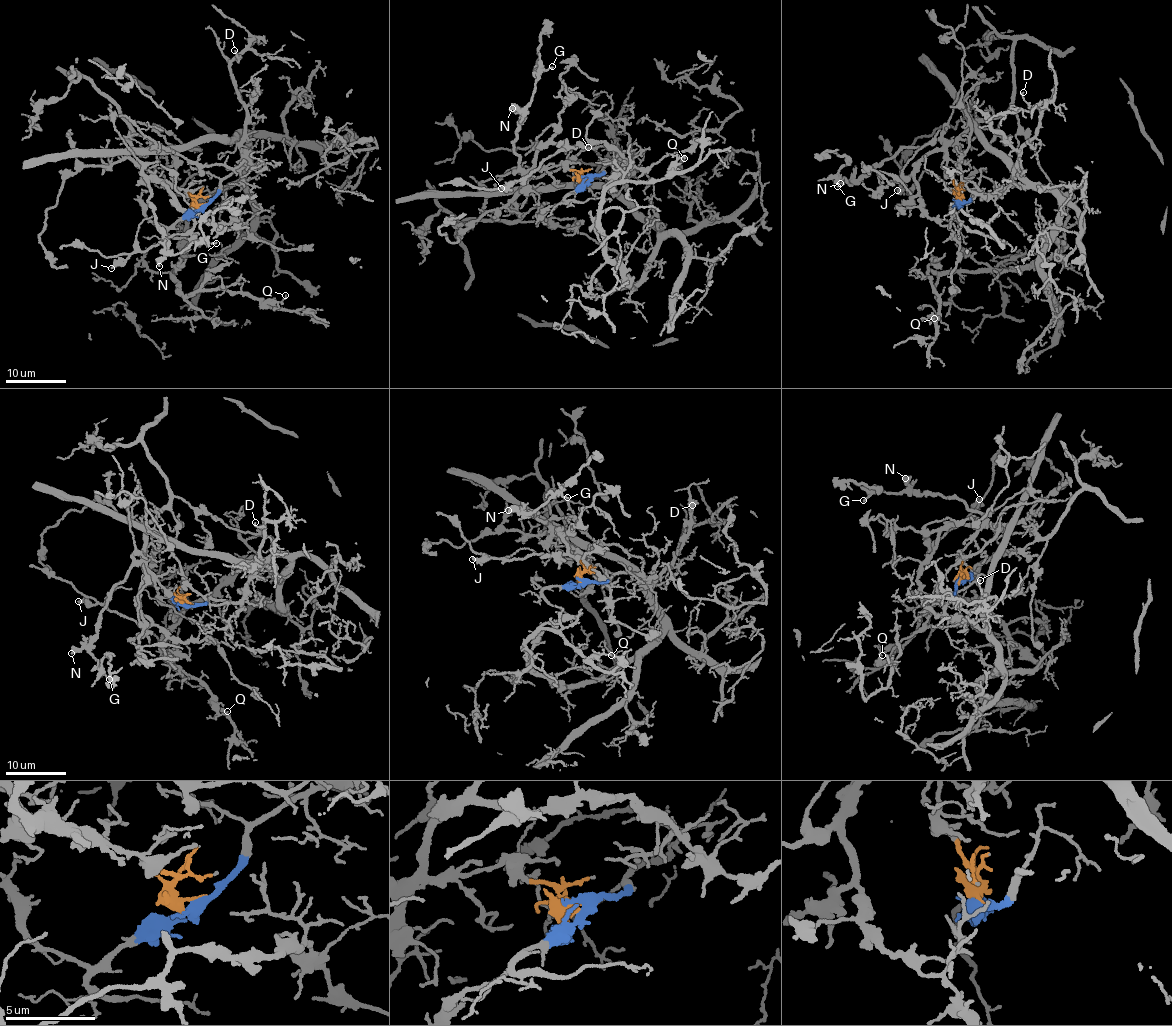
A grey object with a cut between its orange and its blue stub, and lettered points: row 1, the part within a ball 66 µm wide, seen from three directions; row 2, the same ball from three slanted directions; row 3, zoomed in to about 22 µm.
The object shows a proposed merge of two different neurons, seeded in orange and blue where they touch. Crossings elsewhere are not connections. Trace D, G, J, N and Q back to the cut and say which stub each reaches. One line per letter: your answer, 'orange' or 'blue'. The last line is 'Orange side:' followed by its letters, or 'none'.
D: blue
G: orange
J: orange
N: orange
Q: blue
Orange side: G, J, N

